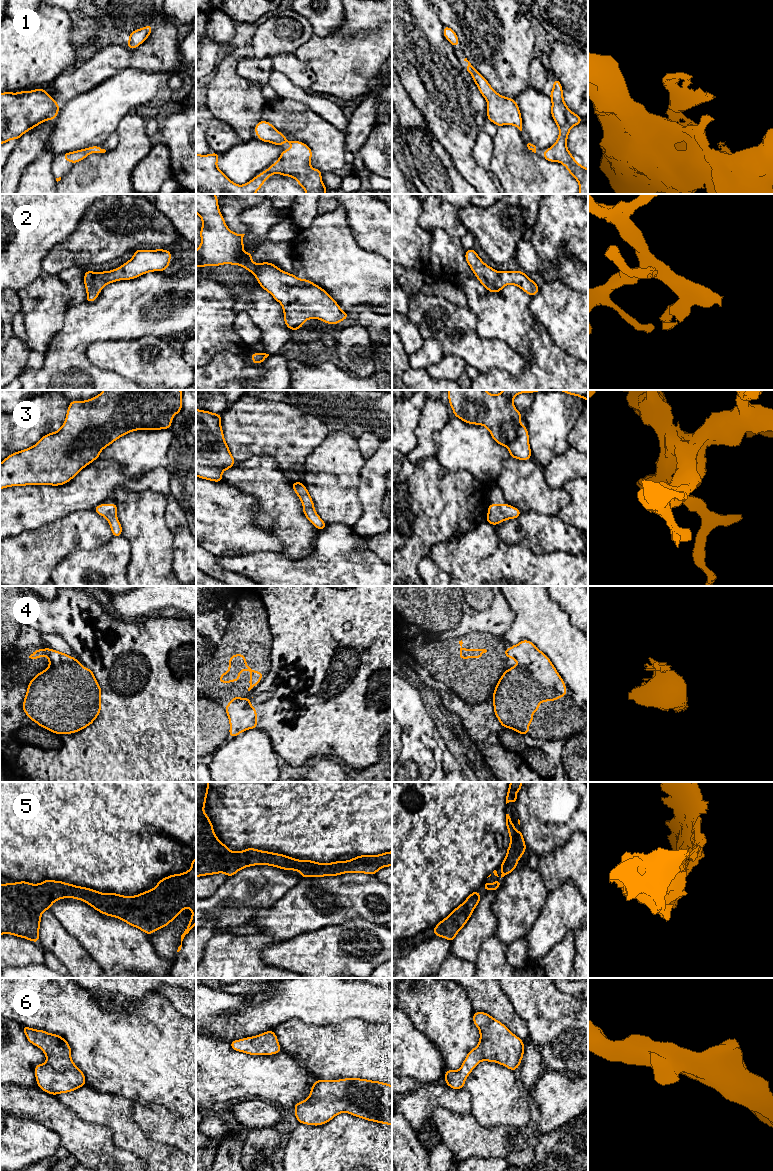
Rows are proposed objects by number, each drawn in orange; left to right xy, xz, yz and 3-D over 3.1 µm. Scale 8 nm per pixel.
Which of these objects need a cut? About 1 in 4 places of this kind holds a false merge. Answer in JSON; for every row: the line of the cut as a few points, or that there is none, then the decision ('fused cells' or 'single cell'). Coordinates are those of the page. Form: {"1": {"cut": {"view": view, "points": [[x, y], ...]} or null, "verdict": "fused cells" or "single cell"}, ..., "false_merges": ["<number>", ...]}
{"1": {"cut": null, "verdict": "single cell"}, "2": {"cut": null, "verdict": "single cell"}, "3": {"cut": null, "verdict": "single cell"}, "4": {"cut": null, "verdict": "single cell"}, "5": {"cut": null, "verdict": "single cell"}, "6": {"cut": null, "verdict": "single cell"}, "false_merges": []}

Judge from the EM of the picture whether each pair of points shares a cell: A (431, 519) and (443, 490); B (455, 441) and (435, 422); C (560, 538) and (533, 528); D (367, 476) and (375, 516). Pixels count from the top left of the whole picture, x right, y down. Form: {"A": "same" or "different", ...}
{"A": "same", "B": "different", "C": "same", "D": "same"}

